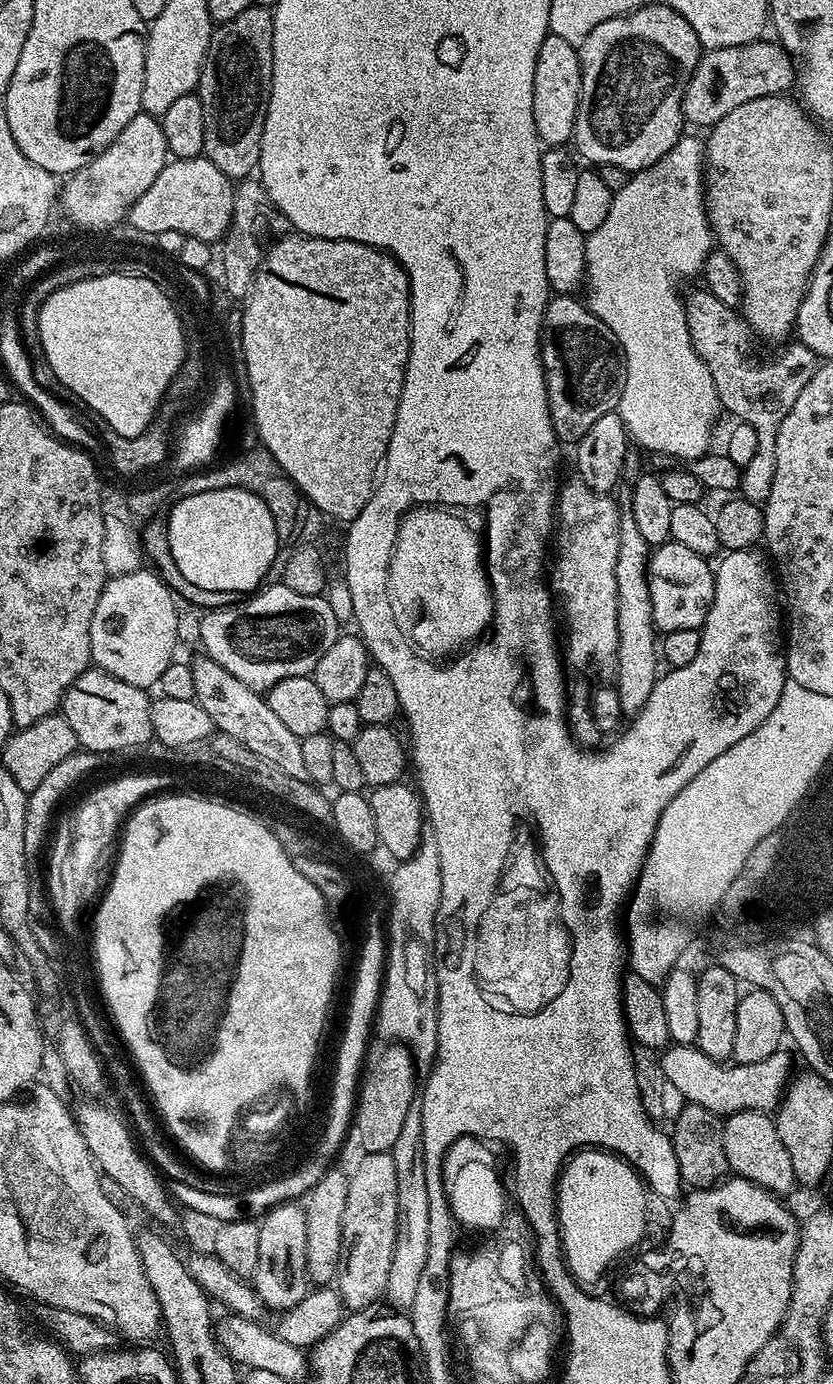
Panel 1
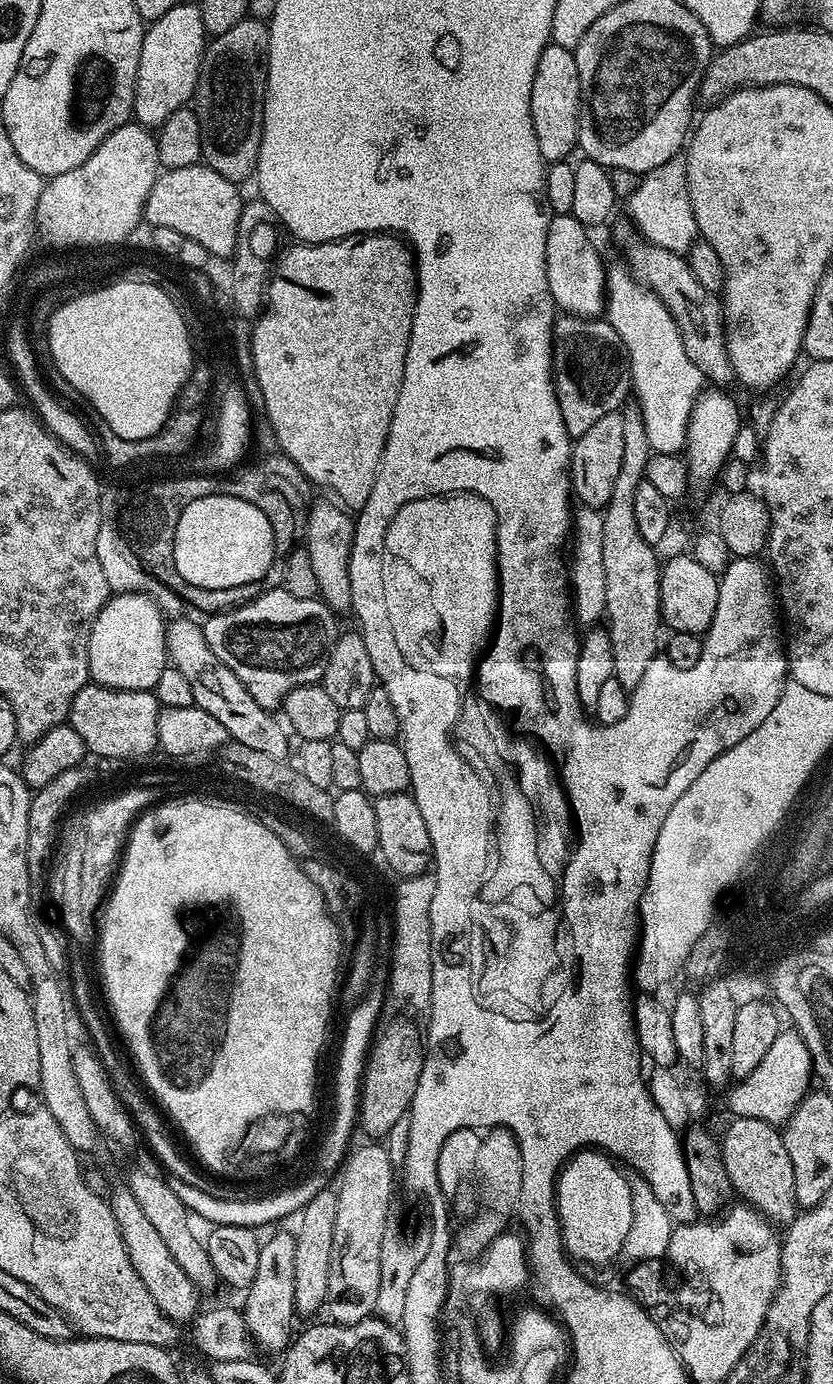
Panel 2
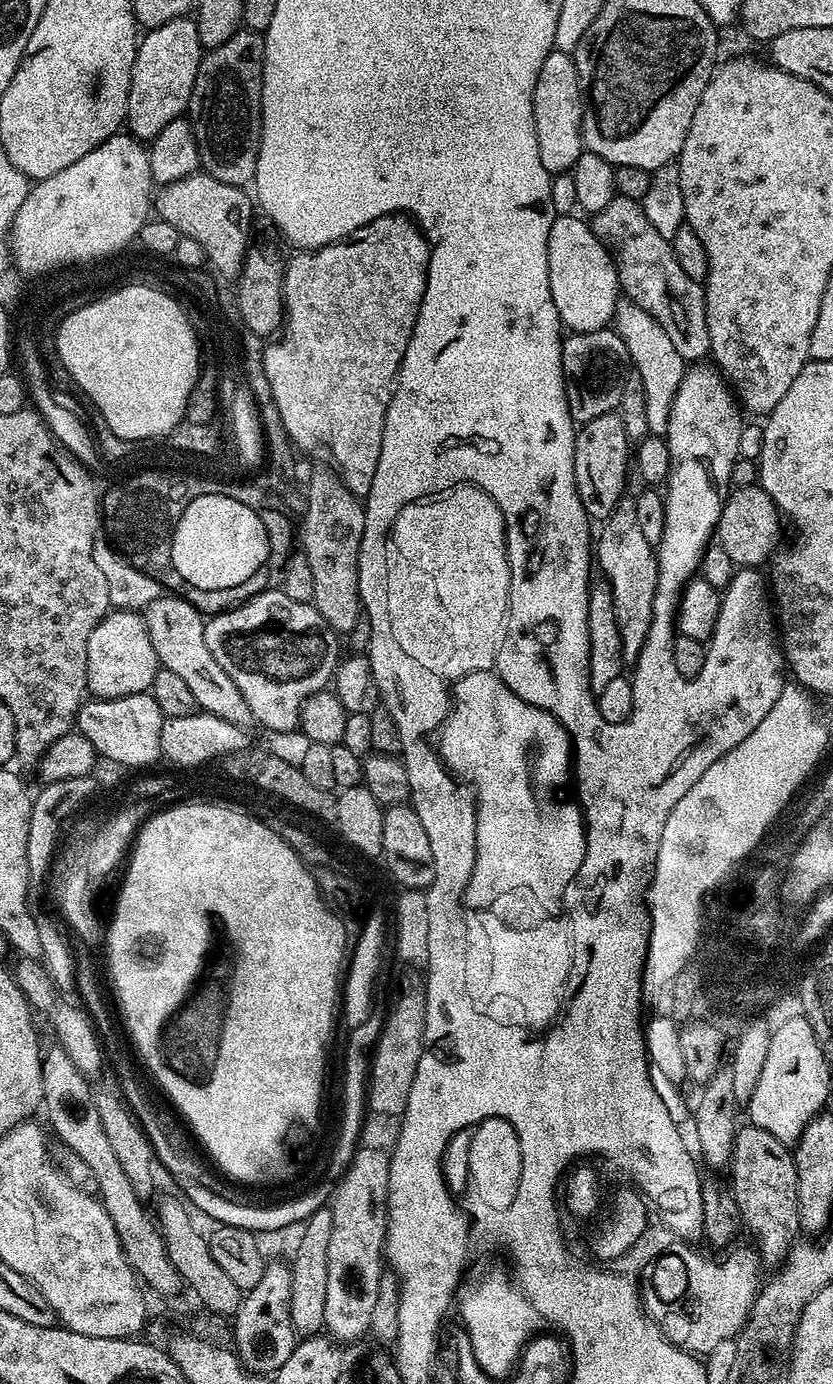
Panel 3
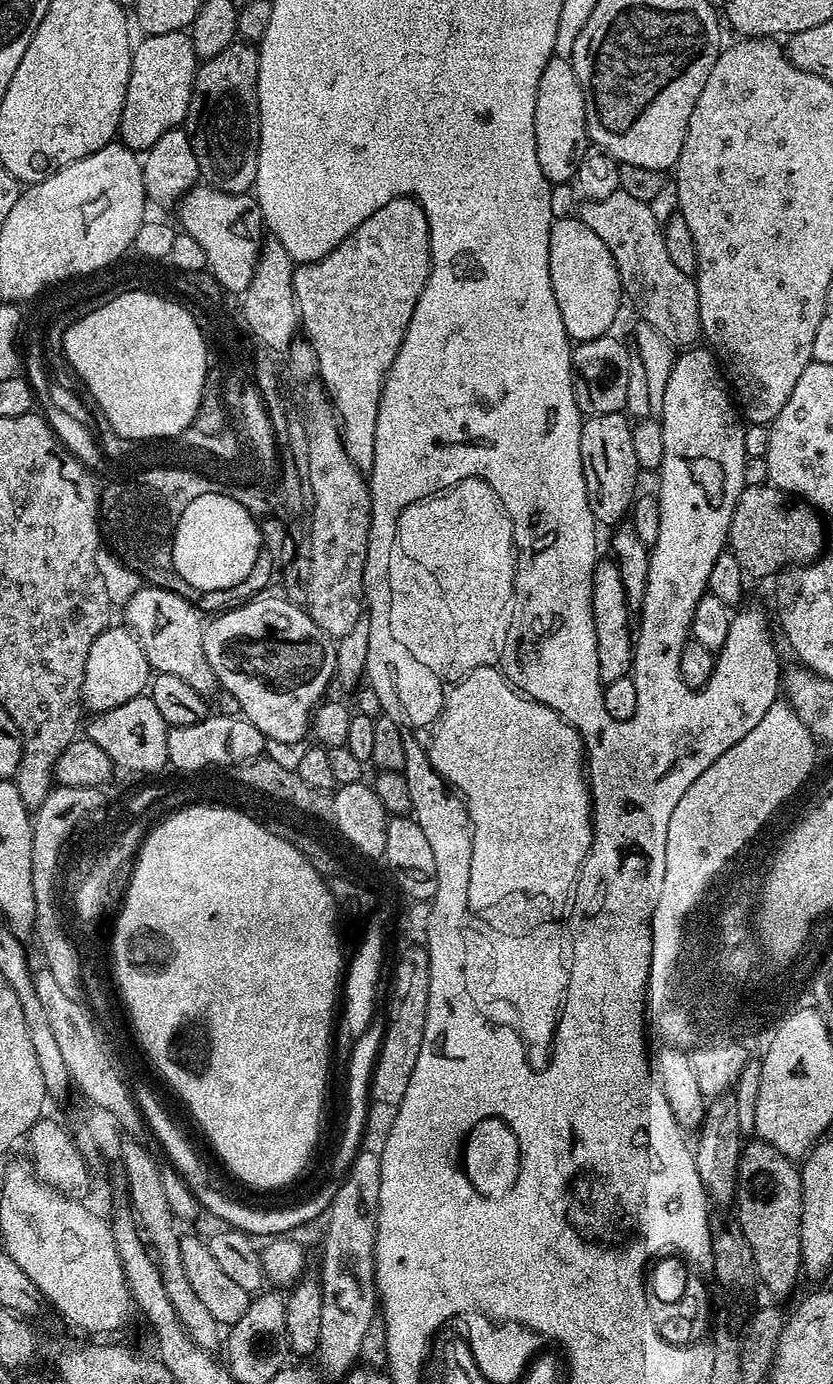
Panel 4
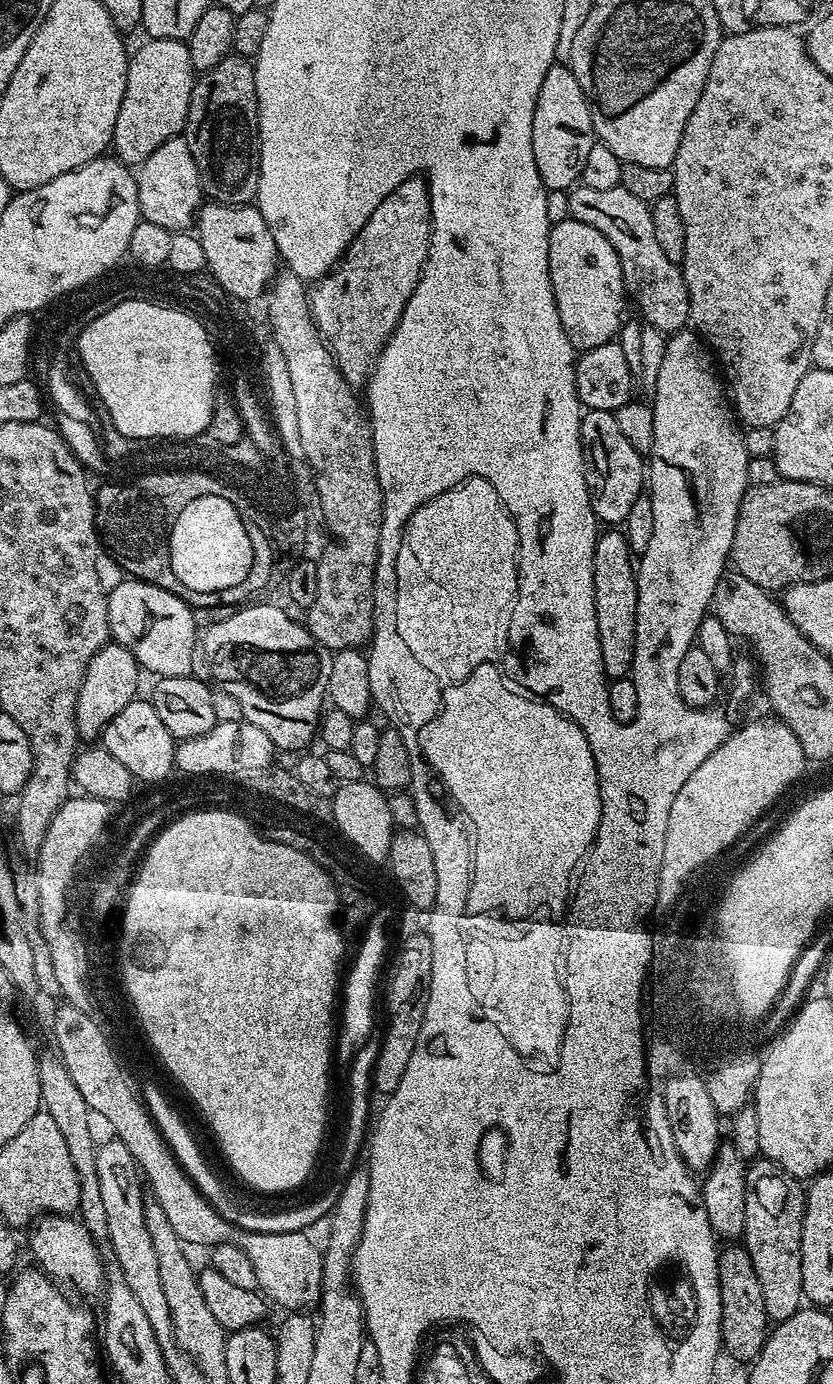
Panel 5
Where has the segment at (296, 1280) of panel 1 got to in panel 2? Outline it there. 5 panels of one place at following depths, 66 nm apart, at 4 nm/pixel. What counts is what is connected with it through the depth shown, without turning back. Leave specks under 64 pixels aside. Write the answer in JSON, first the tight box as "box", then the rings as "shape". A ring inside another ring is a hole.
{"box":[242,1231,297,1354],"shape":[[[291,1231],[280,1232],[277,1236],[265,1239],[258,1254],[258,1274],[246,1290],[248,1296],[242,1305],[244,1327],[251,1332],[255,1343],[269,1348],[277,1354],[283,1353],[293,1339],[292,1316],[297,1315],[294,1306],[294,1248],[295,1235]]]}

